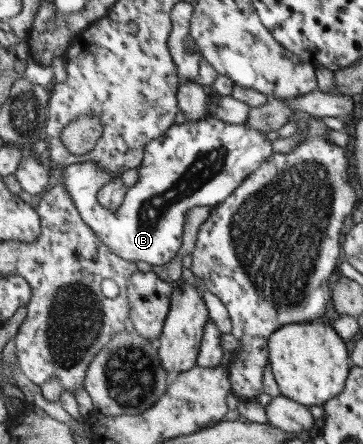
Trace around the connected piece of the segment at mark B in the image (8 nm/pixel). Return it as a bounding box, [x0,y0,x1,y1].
[59,116,272,265]

